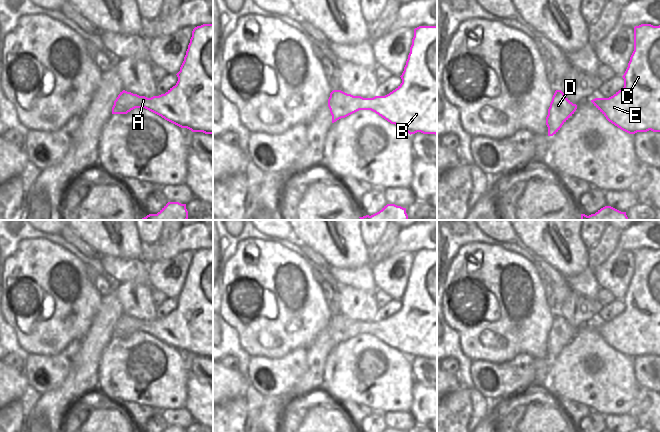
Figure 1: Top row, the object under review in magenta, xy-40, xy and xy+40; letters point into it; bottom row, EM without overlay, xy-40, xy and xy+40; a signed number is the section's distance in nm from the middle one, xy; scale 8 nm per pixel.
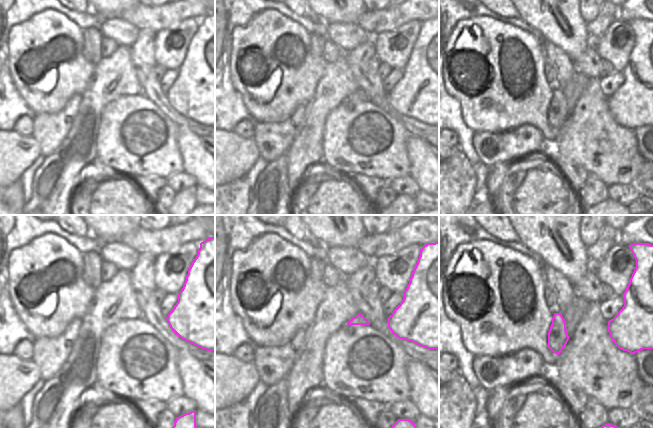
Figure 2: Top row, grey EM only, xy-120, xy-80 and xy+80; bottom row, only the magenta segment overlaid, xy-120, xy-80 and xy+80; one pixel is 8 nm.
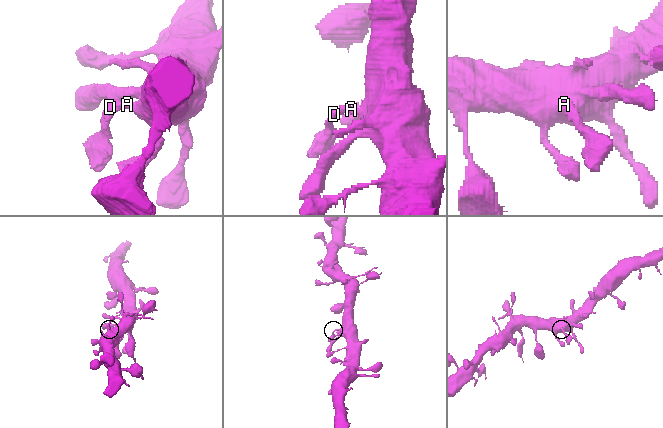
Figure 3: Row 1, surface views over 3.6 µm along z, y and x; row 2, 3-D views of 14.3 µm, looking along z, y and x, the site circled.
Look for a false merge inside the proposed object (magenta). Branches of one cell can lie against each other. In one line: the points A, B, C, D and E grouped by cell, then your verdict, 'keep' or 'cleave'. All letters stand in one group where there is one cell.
A B C D E | keep

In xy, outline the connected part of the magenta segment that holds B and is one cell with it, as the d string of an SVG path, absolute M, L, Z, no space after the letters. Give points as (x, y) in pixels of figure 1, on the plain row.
M437 250L414 253L402 307L385 320L363 322L333 314L328 323L332 347L359 334L371 334L408 356L437 359Z

